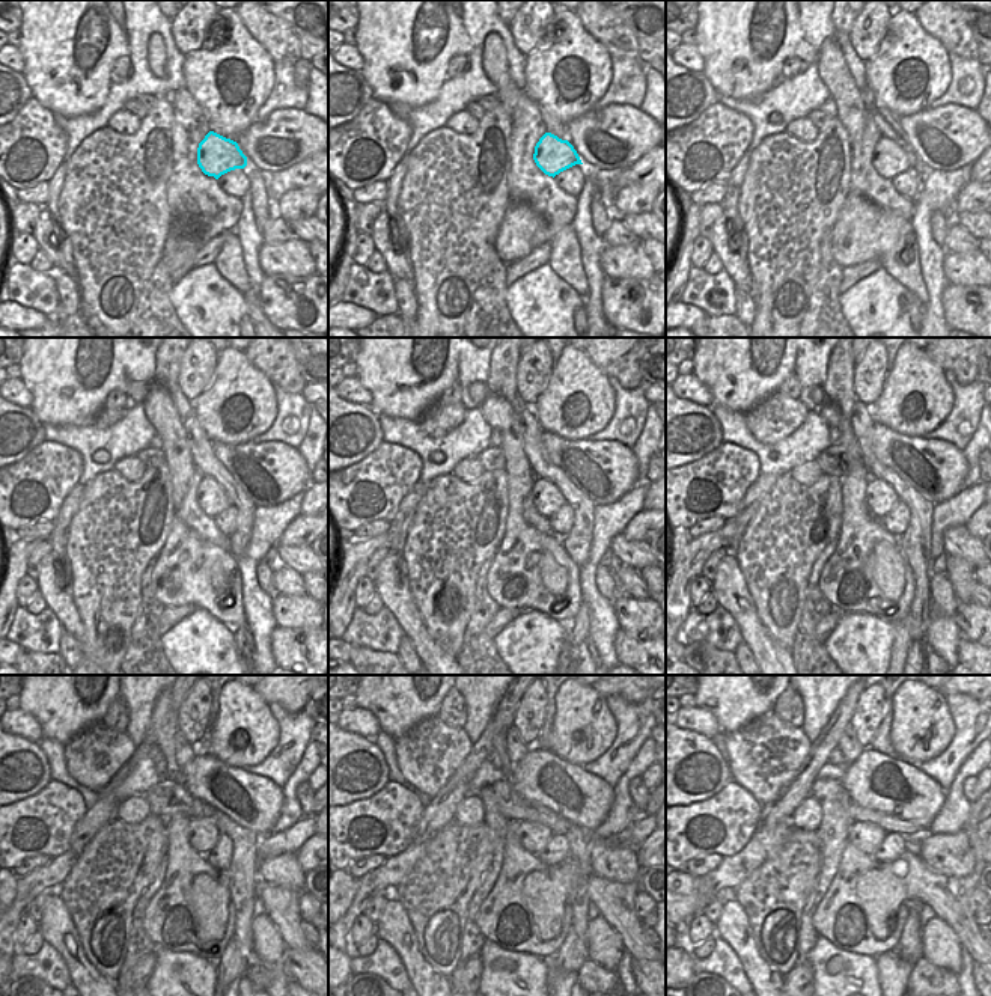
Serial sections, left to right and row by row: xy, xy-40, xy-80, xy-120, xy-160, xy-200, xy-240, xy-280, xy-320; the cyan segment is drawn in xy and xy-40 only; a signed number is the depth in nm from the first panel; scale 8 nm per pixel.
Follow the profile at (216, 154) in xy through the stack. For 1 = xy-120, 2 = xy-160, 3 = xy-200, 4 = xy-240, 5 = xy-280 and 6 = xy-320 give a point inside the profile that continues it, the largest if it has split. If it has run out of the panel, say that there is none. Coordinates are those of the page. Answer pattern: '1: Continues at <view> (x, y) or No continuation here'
1: Continues at xy-120 (211, 496)
2: Continues at xy-160 (547, 498)
3: Continues at xy-200 (880, 498)
4: Continues at xy-240 (204, 834)
5: Continues at xy-280 (533, 837)
6: Continues at xy-320 (866, 837).

